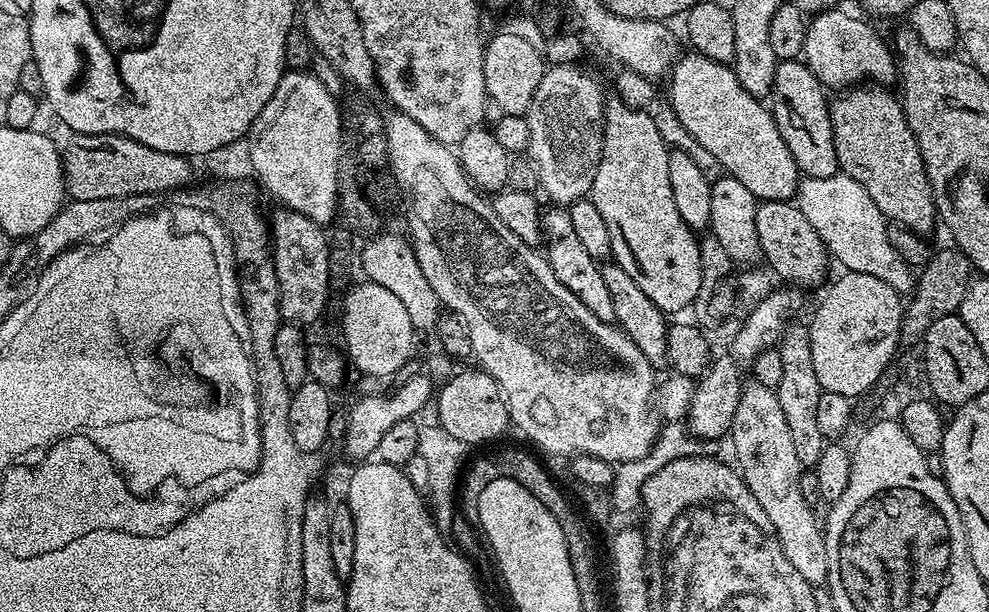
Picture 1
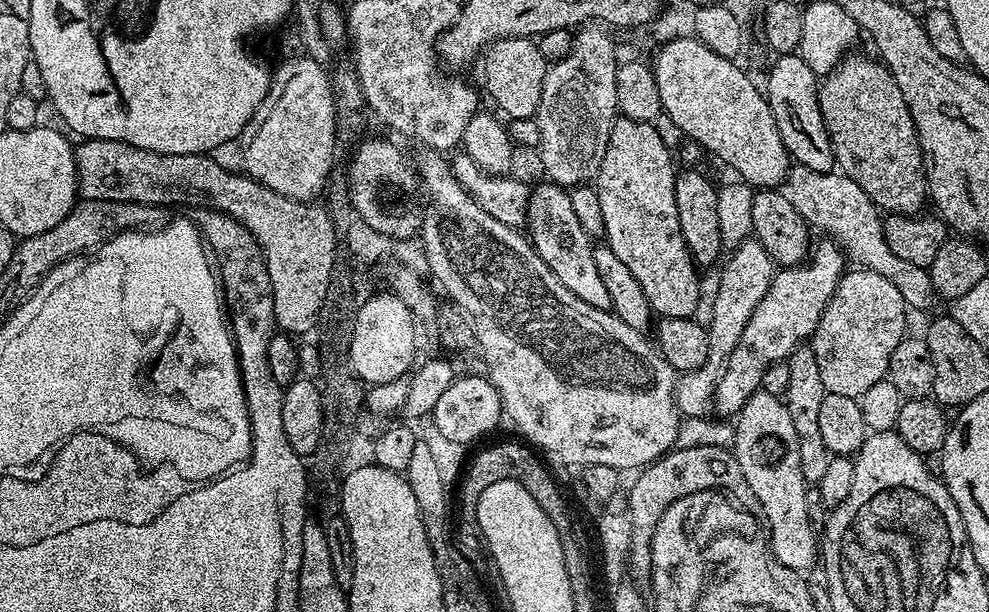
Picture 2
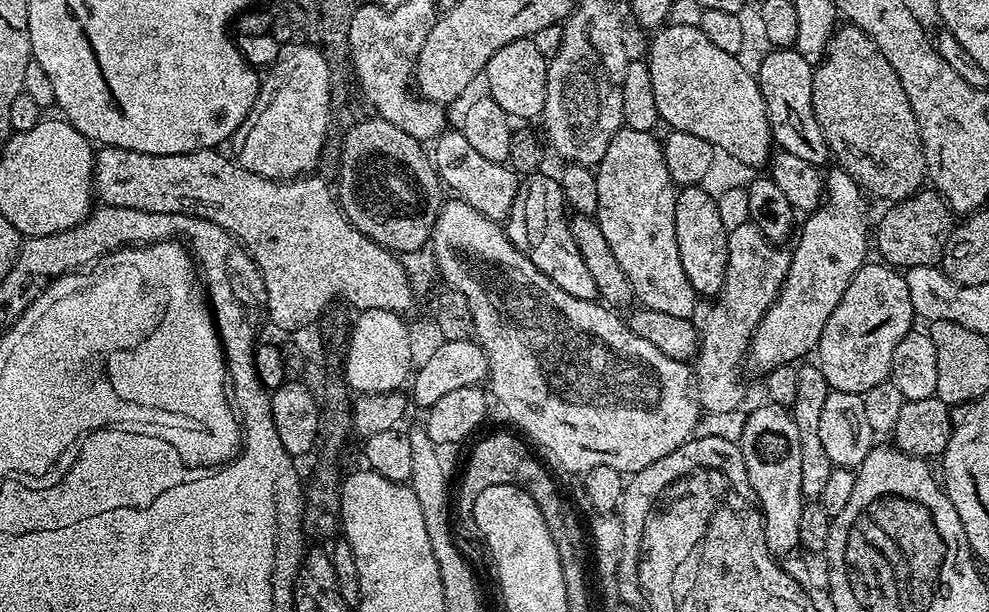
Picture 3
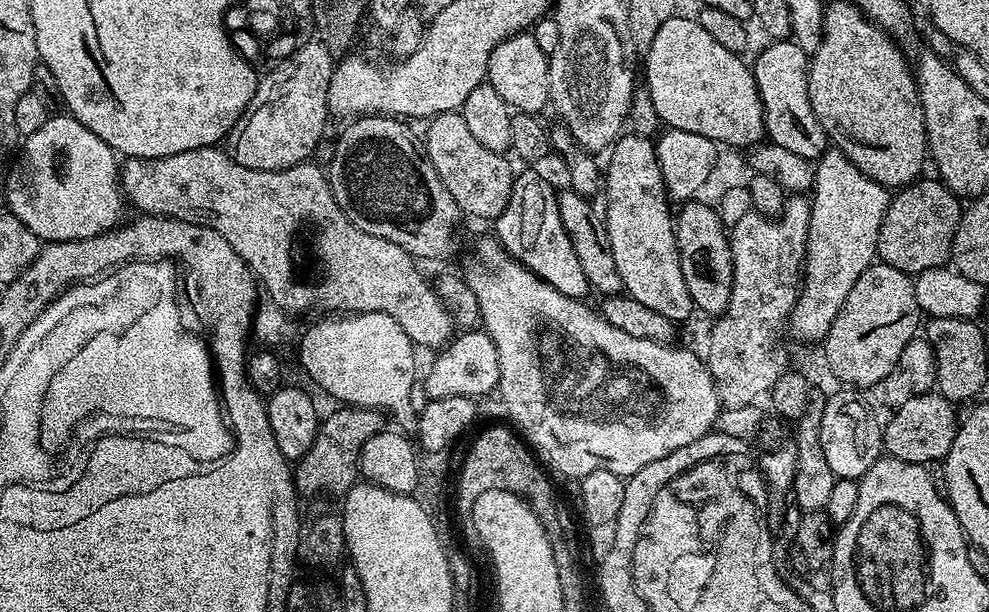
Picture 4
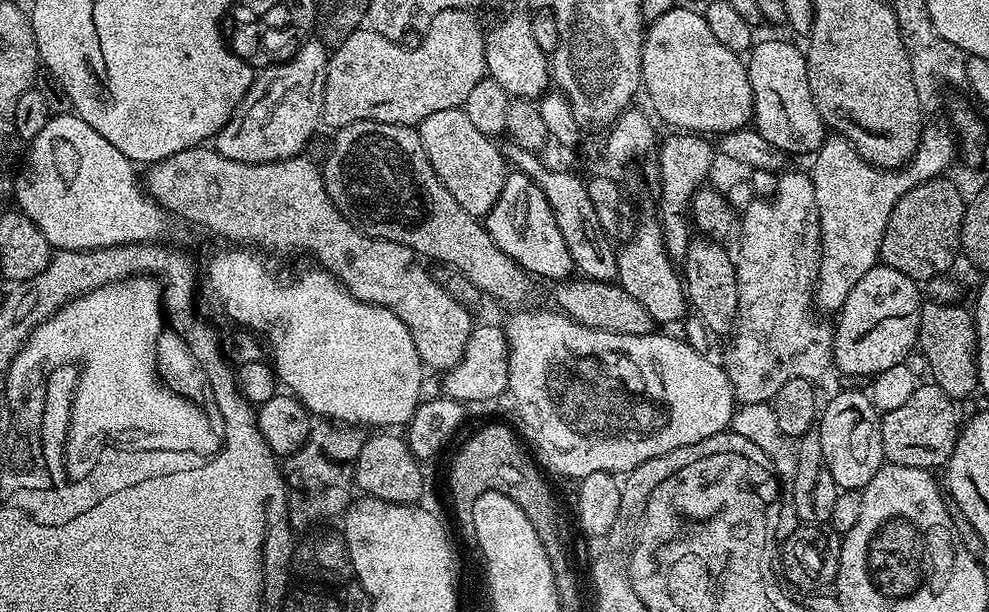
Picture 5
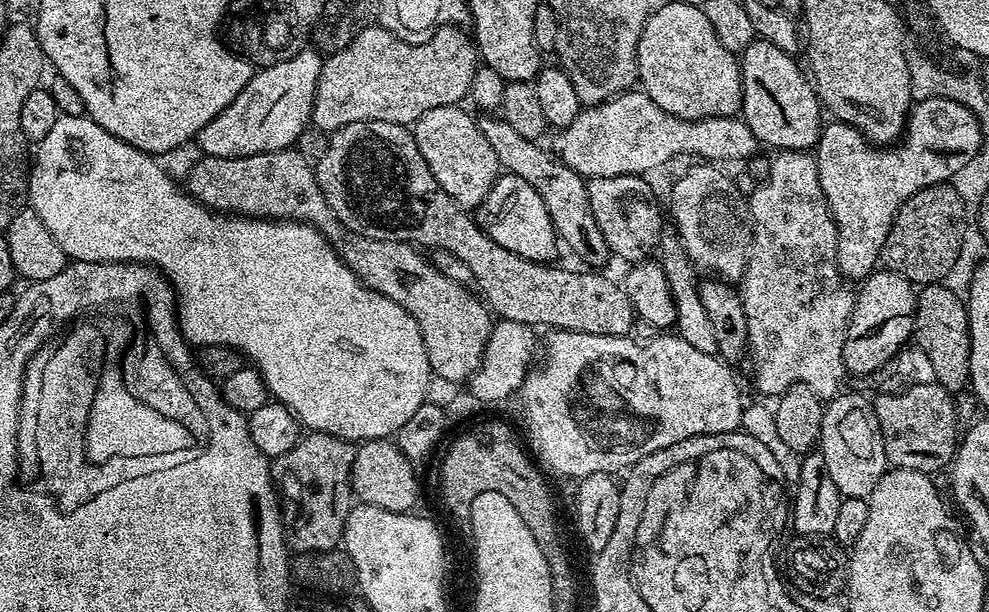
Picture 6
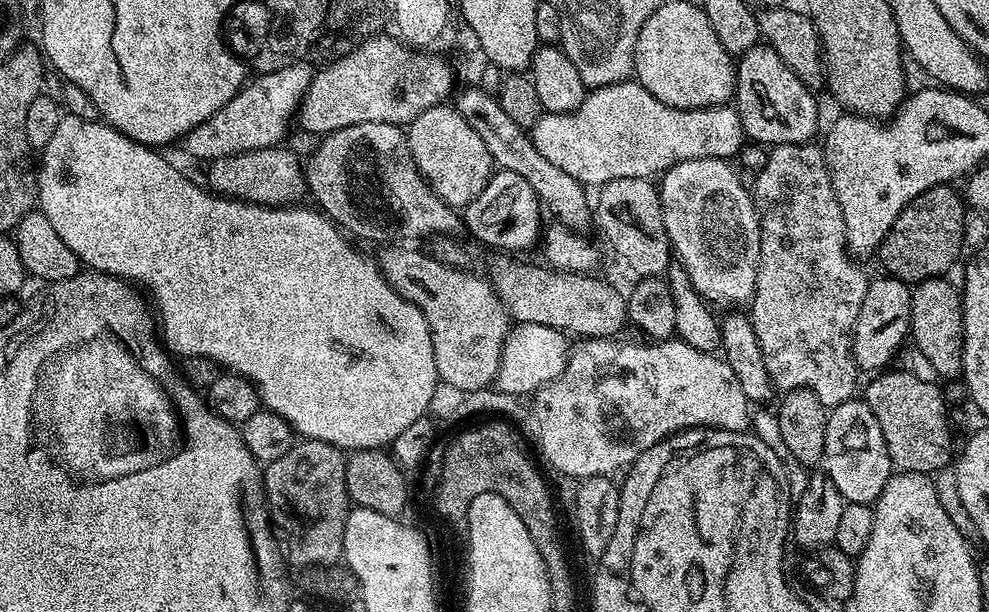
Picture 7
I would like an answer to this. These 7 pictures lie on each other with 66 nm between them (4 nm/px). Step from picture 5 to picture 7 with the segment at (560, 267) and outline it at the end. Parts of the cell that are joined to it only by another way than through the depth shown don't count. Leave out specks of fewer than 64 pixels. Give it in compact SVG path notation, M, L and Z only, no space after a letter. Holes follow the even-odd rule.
M496 170L493 171L492 177L490 178L490 182L486 182L486 190L482 190L482 194L478 194L475 198L474 202L467 205L462 212L462 222L465 228L478 240L481 240L484 244L489 244L492 248L500 248L496 250L503 250L505 253L508 254L520 254L520 251L523 248L528 248L531 246L532 243L539 241L542 236L542 223L540 224L540 212L542 213L542 205L540 203L540 199L536 197L534 194L534 186L530 186L530 182L526 182L526 178L522 178L519 174L514 174L513 172L506 172L503 170Z

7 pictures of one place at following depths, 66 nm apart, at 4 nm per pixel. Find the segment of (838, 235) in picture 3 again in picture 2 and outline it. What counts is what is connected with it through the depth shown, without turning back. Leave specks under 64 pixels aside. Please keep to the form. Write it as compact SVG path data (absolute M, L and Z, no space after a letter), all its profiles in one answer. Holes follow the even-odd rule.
M820 238L809 251L807 260L793 268L780 268L773 275L762 302L758 302L754 314L750 314L750 322L746 322L746 330L742 330L742 338L738 338L738 346L728 355L728 362L716 382L714 412L717 417L732 418L739 414L745 402L761 391L762 374L766 374L770 366L787 361L794 349L811 341L845 271L844 252L833 240Z

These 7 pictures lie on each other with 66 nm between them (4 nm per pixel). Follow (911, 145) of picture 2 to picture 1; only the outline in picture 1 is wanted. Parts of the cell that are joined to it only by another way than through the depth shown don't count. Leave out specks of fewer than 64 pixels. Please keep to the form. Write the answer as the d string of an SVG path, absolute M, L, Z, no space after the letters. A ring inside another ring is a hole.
M853 86L841 91L840 96L830 104L830 126L834 130L834 150L836 163L843 175L854 178L874 198L874 206L882 210L885 220L893 225L909 228L911 232L925 234L938 224L936 199L932 197L932 187L926 174L924 159L916 141L916 135L910 130L904 117L904 106L888 93L884 86Z

